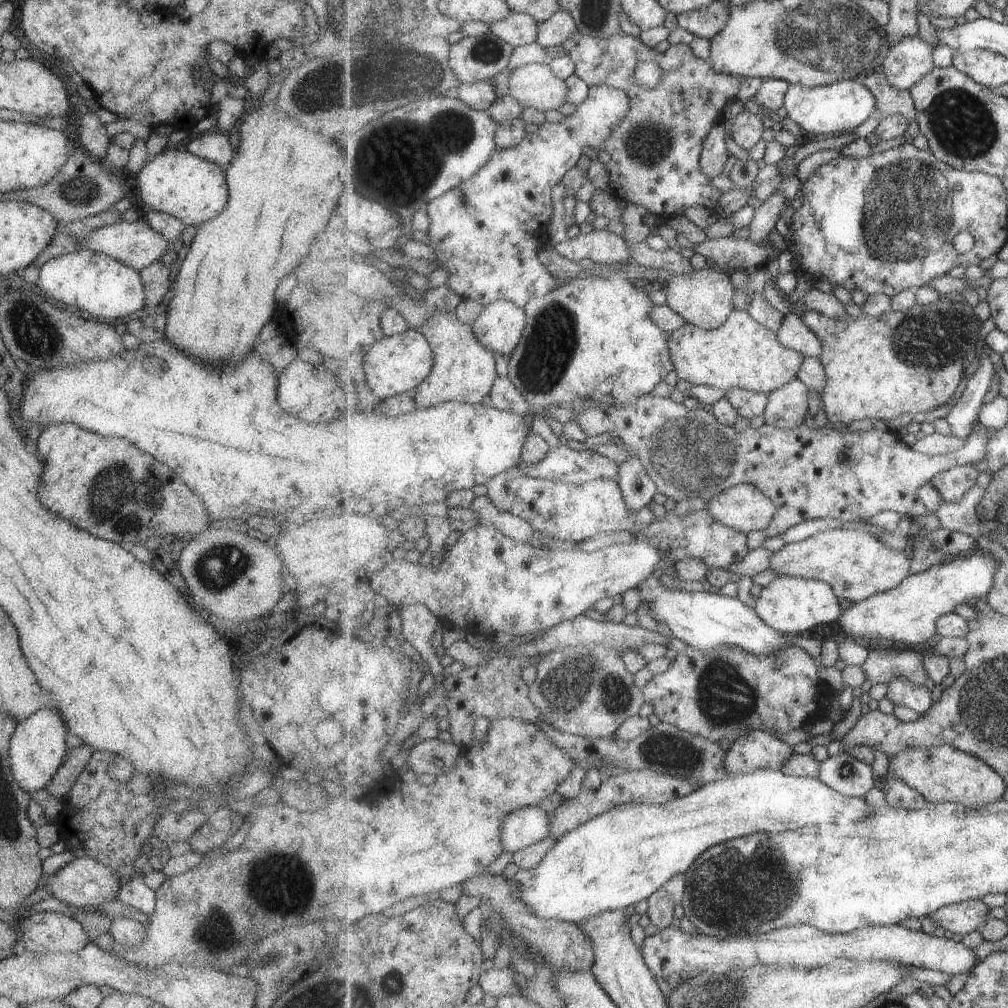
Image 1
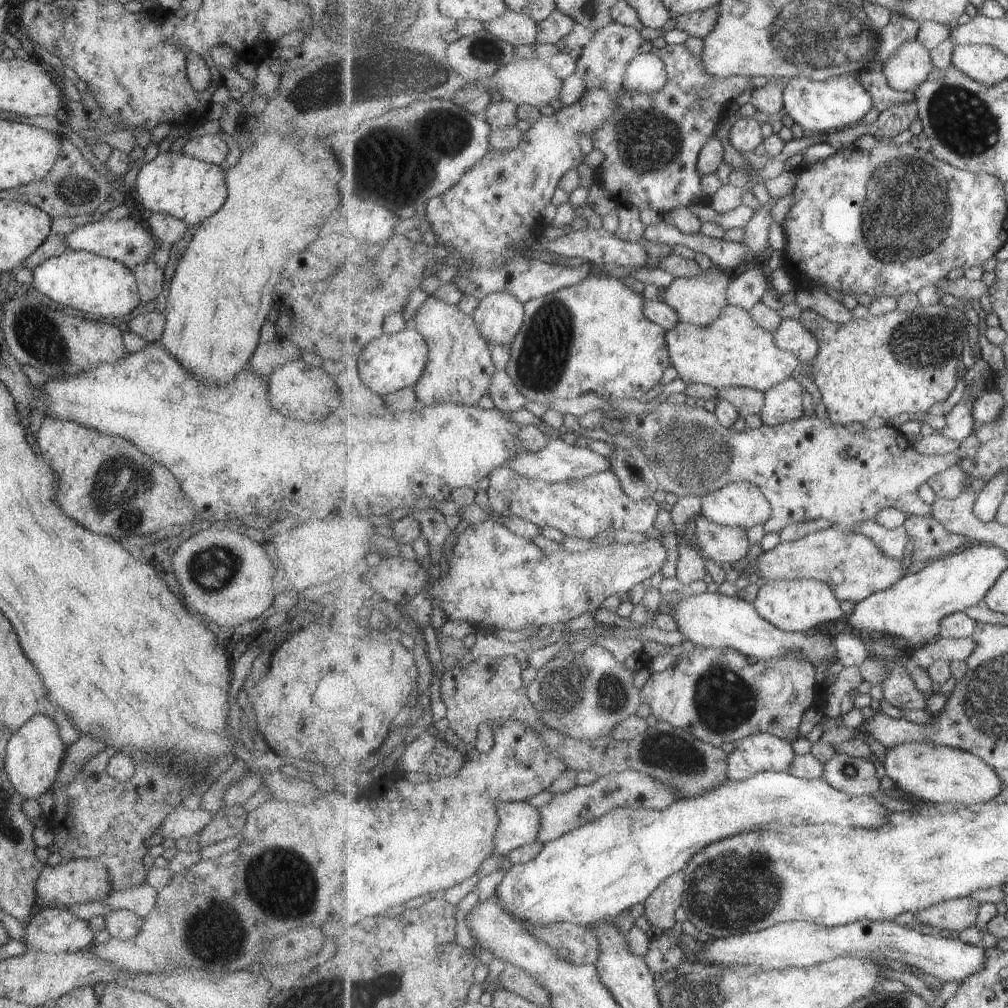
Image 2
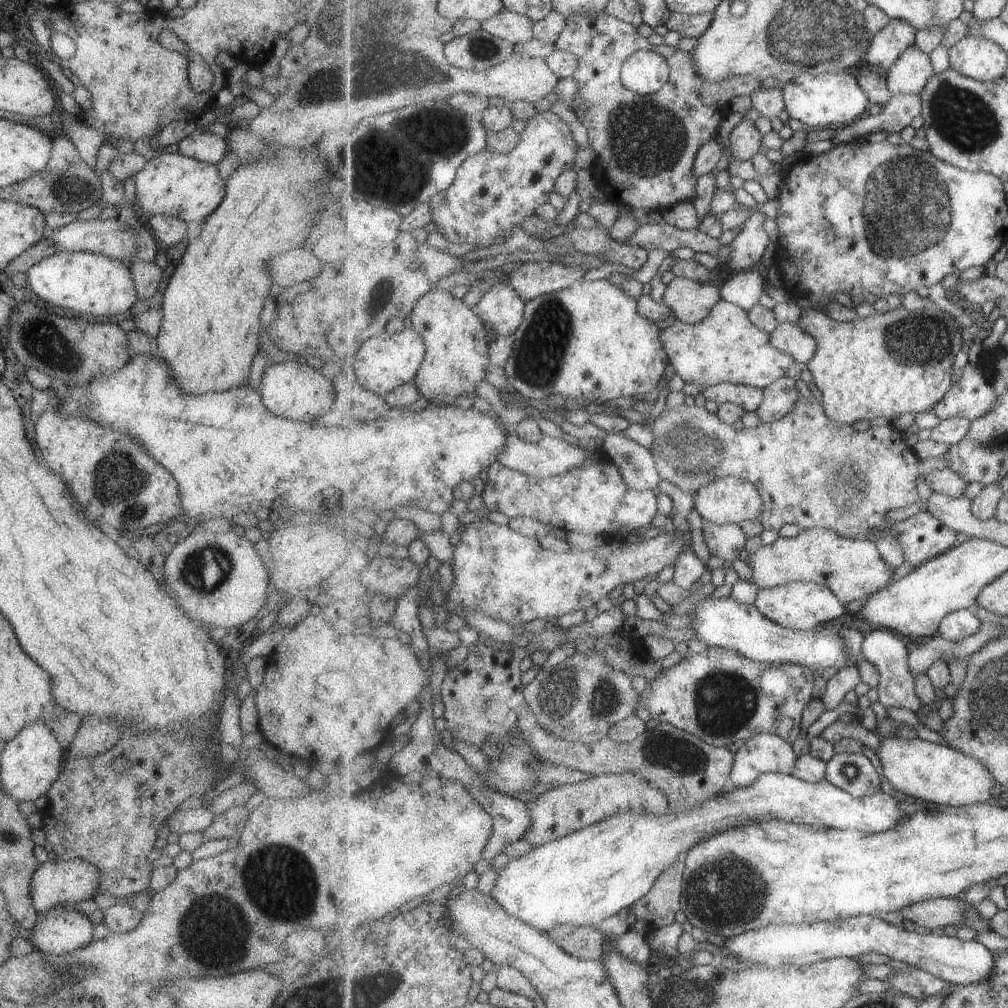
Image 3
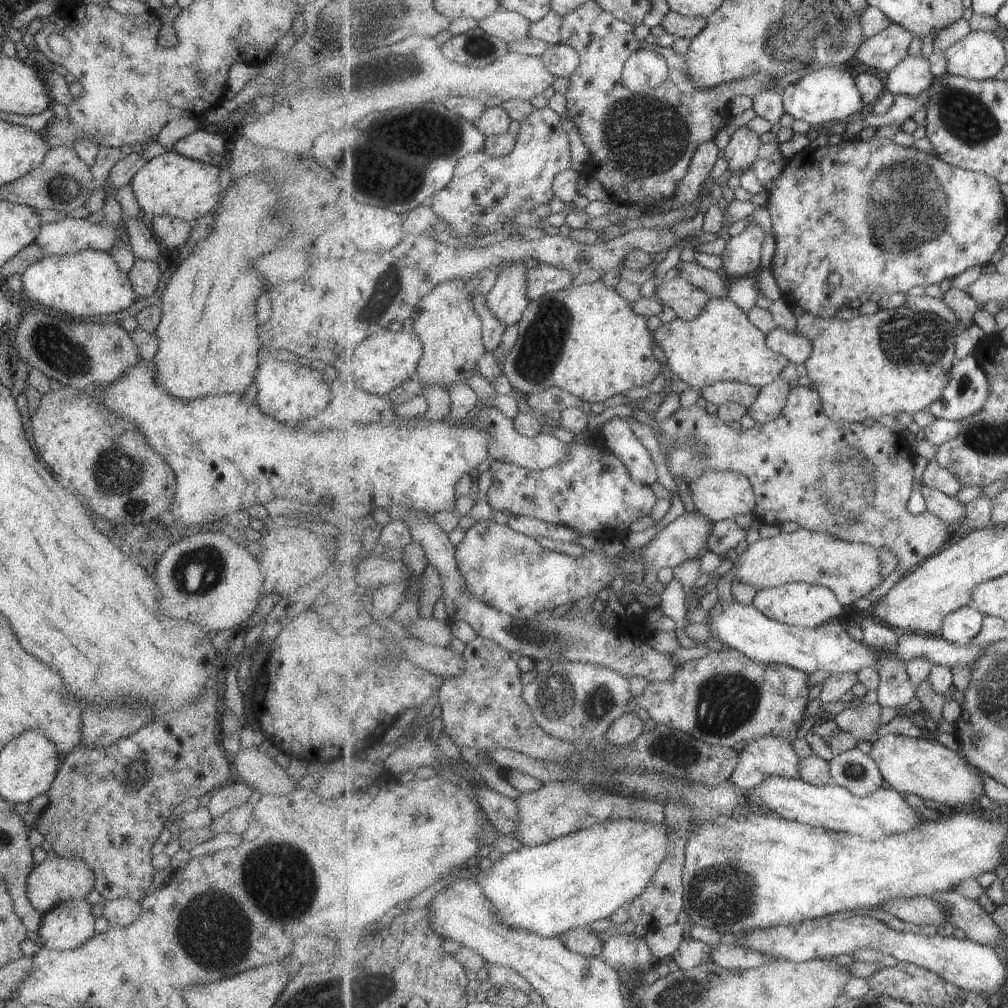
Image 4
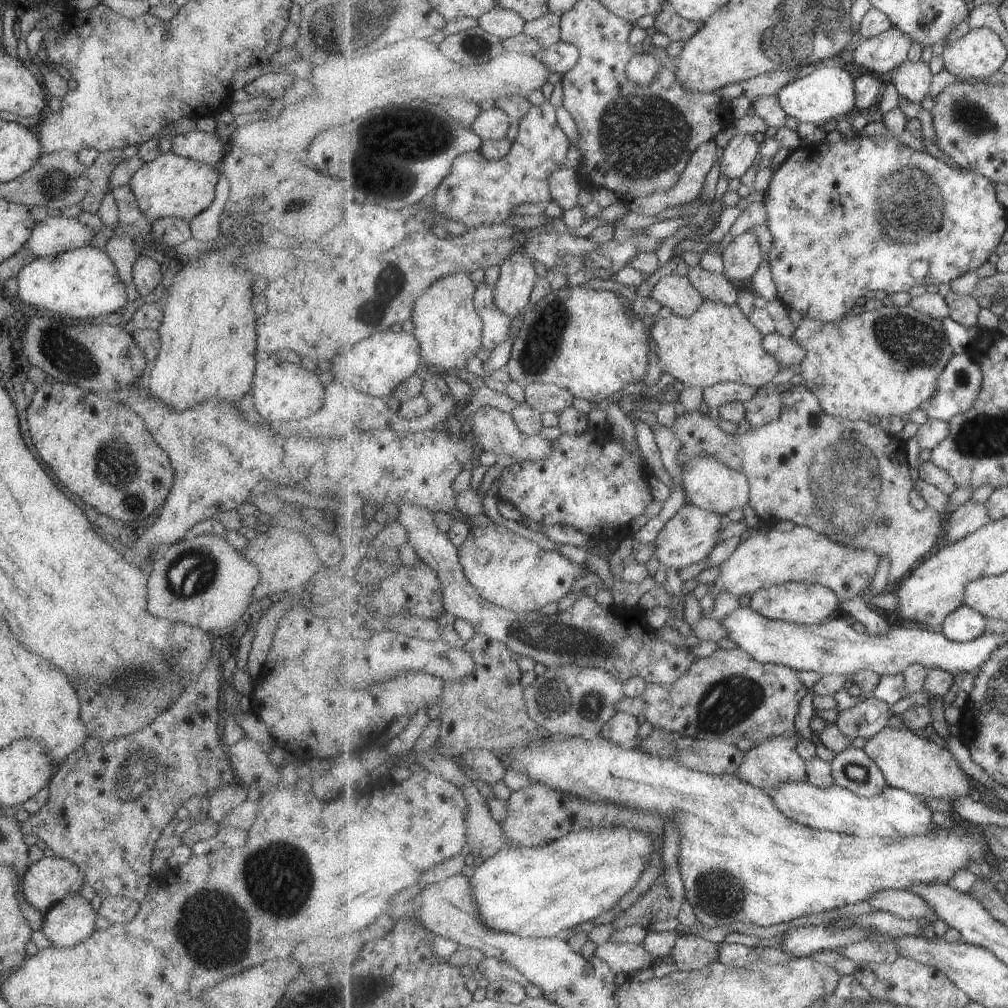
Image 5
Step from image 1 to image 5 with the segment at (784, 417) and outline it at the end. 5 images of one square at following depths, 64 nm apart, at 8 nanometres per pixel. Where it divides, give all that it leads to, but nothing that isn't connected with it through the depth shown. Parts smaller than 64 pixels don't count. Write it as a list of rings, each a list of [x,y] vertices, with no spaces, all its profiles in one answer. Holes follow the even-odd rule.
[[[773,381],[767,386],[758,389],[758,393],[753,400],[746,402],[746,420],[750,428],[760,427],[773,422],[782,411],[784,392],[779,392],[779,388]]]

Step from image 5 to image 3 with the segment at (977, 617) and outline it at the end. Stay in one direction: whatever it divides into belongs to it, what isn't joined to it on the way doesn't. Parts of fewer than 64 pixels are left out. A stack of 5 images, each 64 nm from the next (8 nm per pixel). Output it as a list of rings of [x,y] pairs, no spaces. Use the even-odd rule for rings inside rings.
[[[965,608],[949,614],[943,620],[938,636],[959,642],[976,634],[981,628],[981,620],[977,618],[974,608]]]

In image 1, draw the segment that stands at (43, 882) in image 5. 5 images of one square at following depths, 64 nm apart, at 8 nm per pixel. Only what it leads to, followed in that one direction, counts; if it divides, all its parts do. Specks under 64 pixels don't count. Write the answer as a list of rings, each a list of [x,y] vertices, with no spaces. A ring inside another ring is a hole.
[[[75,857],[47,880],[46,888],[53,898],[89,910],[111,902],[120,889],[119,875],[107,865],[89,857]]]

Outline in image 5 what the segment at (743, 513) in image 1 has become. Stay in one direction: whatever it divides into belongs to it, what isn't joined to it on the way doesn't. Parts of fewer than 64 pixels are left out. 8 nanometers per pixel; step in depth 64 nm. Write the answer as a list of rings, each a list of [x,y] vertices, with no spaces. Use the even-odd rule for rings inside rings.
[[[711,455],[690,457],[685,465],[680,464],[680,466],[681,480],[691,504],[724,517],[736,508],[745,508],[747,504],[751,506],[750,478],[745,473],[725,466]]]

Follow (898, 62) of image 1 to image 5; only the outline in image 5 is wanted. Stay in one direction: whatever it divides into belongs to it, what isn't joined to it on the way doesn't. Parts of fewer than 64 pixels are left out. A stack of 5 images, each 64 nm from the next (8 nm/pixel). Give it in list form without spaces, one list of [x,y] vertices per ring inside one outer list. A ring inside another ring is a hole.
[[[907,60],[891,72],[891,83],[899,96],[920,104],[931,90],[933,71],[926,62]]]

